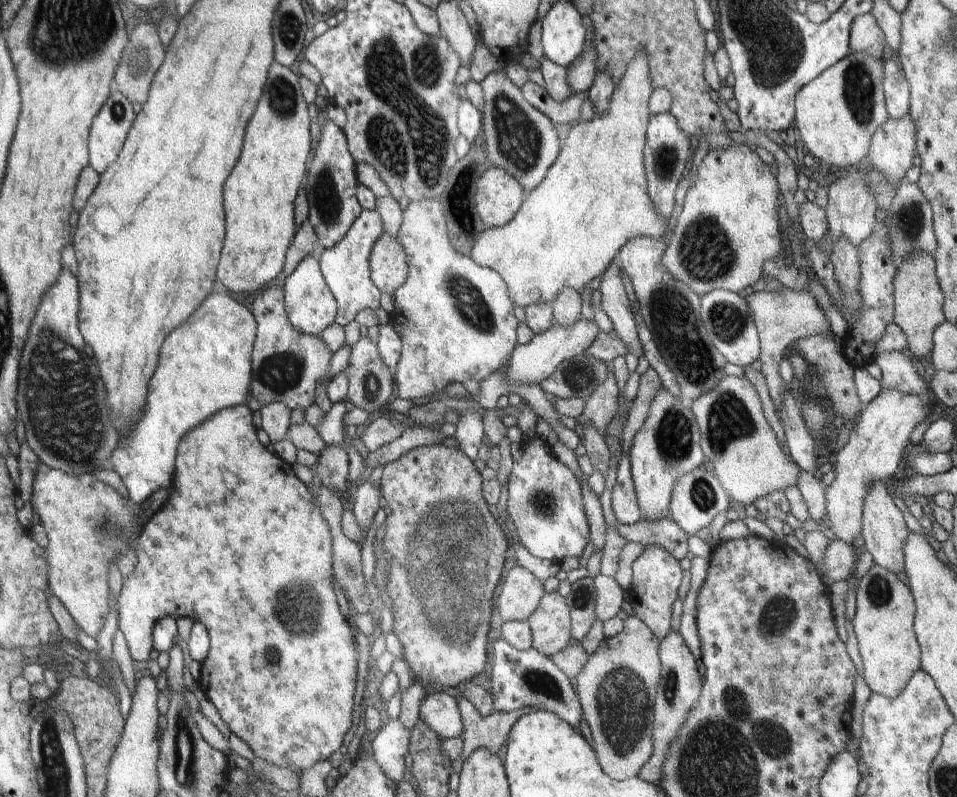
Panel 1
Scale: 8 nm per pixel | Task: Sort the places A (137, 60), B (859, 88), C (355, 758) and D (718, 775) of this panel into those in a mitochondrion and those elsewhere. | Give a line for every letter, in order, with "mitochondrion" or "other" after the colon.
A: mitochondrion
B: mitochondrion
C: other
D: mitochondrion

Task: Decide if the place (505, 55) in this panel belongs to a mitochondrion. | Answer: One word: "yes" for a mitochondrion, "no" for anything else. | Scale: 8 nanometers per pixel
no

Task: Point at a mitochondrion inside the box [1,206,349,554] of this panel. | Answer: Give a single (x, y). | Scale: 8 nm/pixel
(48, 382)

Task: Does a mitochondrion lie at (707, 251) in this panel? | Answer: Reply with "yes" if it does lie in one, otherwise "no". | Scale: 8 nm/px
yes

